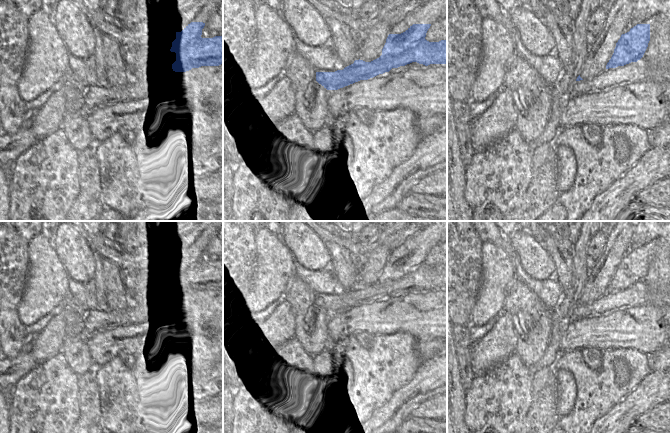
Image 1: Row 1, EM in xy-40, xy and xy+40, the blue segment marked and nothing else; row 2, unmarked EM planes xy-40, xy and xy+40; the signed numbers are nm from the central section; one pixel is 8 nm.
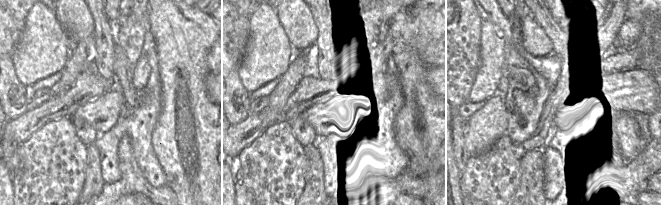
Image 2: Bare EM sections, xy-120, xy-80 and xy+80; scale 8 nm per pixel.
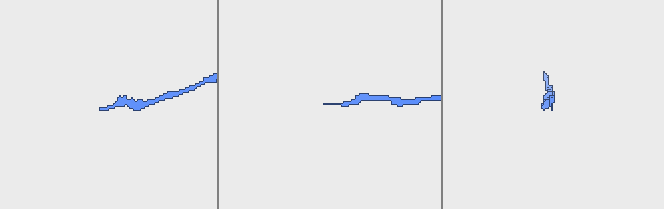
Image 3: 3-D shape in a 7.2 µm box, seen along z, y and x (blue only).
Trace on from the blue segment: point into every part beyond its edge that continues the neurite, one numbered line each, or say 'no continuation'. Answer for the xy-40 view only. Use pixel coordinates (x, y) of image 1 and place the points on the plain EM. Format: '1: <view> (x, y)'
no continuation.

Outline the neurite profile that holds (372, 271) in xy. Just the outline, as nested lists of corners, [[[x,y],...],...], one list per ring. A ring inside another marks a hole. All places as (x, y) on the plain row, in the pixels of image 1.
[[[381,244],[368,255],[360,275],[360,284],[371,286],[382,279],[382,273],[393,250]]]

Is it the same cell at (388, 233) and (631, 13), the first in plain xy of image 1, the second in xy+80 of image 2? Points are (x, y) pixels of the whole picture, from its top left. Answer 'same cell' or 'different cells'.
different cells

